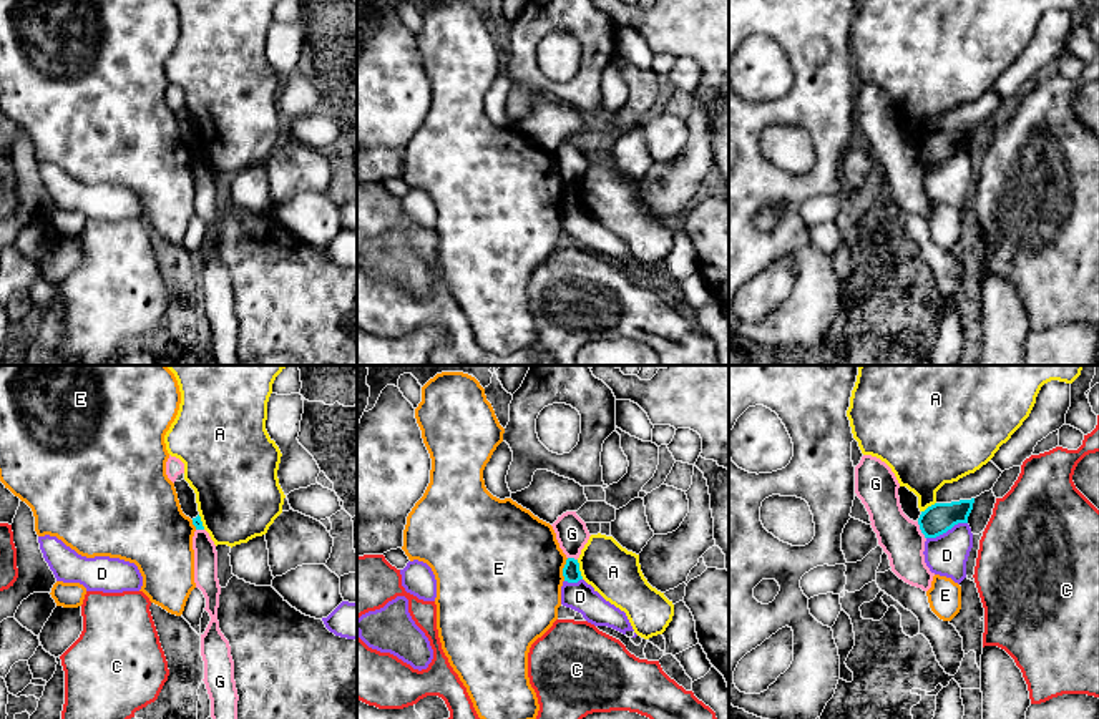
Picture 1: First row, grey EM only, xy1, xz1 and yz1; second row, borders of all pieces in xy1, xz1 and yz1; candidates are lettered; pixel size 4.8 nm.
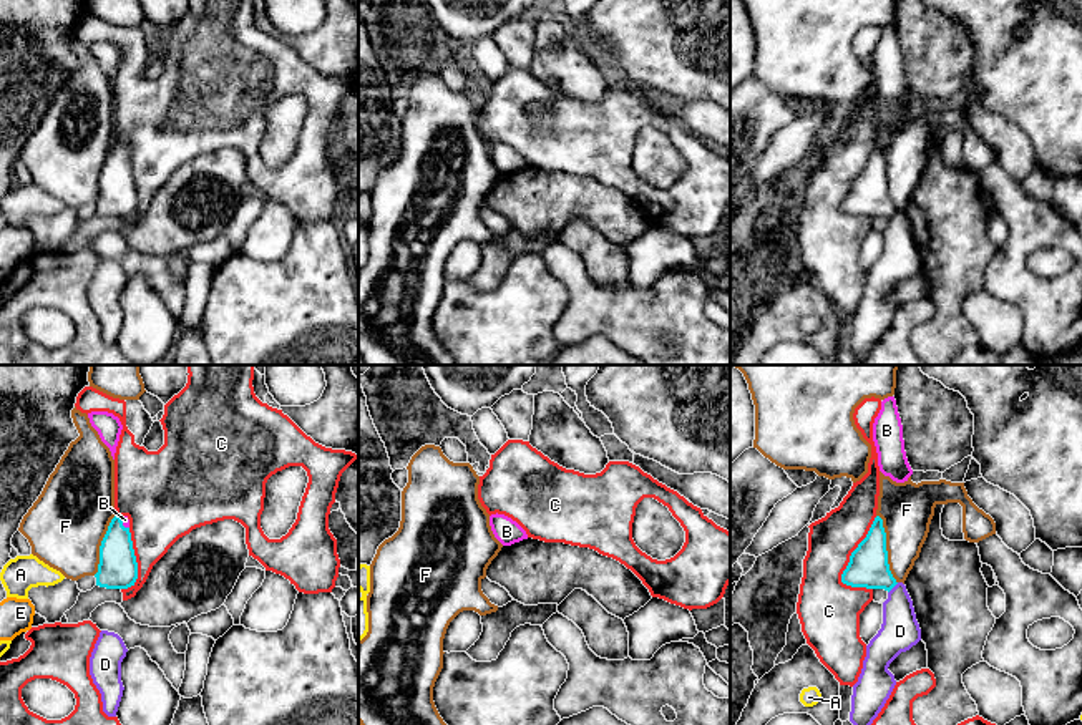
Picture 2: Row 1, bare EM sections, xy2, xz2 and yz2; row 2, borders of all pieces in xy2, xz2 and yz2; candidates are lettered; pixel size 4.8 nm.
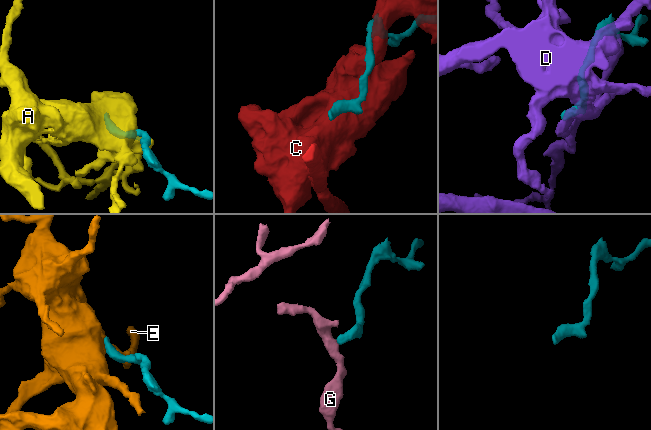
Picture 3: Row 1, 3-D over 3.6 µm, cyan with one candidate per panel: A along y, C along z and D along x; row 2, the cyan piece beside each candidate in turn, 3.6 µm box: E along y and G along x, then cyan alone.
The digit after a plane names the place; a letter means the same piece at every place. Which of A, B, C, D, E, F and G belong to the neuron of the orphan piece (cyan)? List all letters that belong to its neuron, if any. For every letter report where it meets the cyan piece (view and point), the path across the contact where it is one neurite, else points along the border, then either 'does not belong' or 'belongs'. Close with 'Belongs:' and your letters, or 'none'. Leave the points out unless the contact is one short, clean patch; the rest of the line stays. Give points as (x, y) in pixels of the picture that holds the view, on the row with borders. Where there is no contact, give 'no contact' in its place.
A: contact xz1 (578, 570); does not belong
B: contact xy2 (121, 523); way xy2 (118, 569), (121, 523), (125, 520); belongs
C: contact yz2 (853, 551); does not belong
D: contact yz1 (947, 530); does not belong
E: contact xz1 (563, 570); border xz1 (568, 558), (563, 568), (563, 580); does not belong
F: contact yz2 (885, 549); border yz2 (877, 515), (883, 525), (888, 569), (896, 583); does not belong
G: contact yz1 (920, 528); border yz1 (917, 522), (925, 538); does not belong
Belongs: B

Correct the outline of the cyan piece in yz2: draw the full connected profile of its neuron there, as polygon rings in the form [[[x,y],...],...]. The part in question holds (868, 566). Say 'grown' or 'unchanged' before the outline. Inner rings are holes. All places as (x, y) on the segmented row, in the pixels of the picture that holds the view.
unchanged; [[[880,516],[875,518],[866,538],[851,552],[841,582],[851,587],[885,589],[888,592],[898,584],[889,571],[886,533]]]

